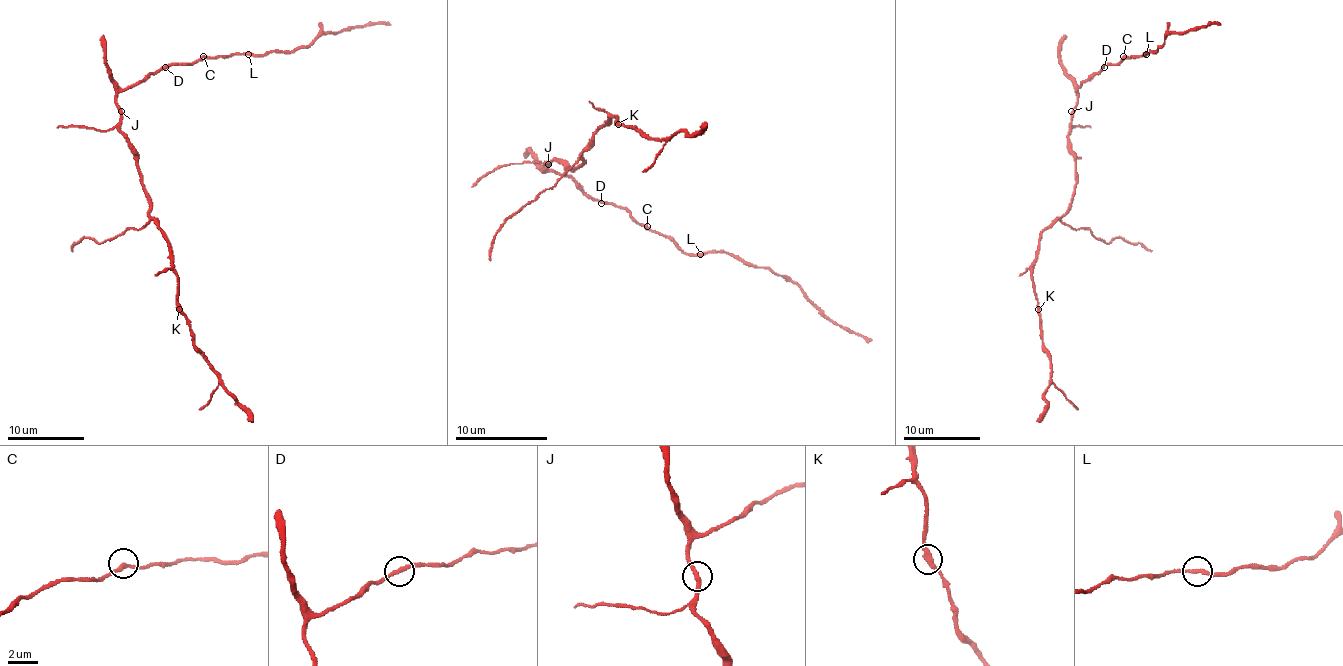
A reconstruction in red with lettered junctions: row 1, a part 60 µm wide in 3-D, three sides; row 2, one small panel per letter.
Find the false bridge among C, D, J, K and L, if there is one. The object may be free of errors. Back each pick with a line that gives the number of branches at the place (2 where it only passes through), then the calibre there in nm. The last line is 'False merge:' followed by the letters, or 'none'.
False merge: none

